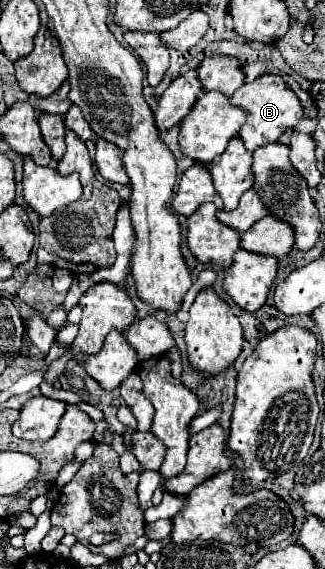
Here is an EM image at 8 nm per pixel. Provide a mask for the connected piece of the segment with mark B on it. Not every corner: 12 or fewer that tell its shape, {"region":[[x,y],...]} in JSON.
{"region":[[279,75],[233,93],[247,113],[237,135],[249,151],[275,143],[303,119]]}

